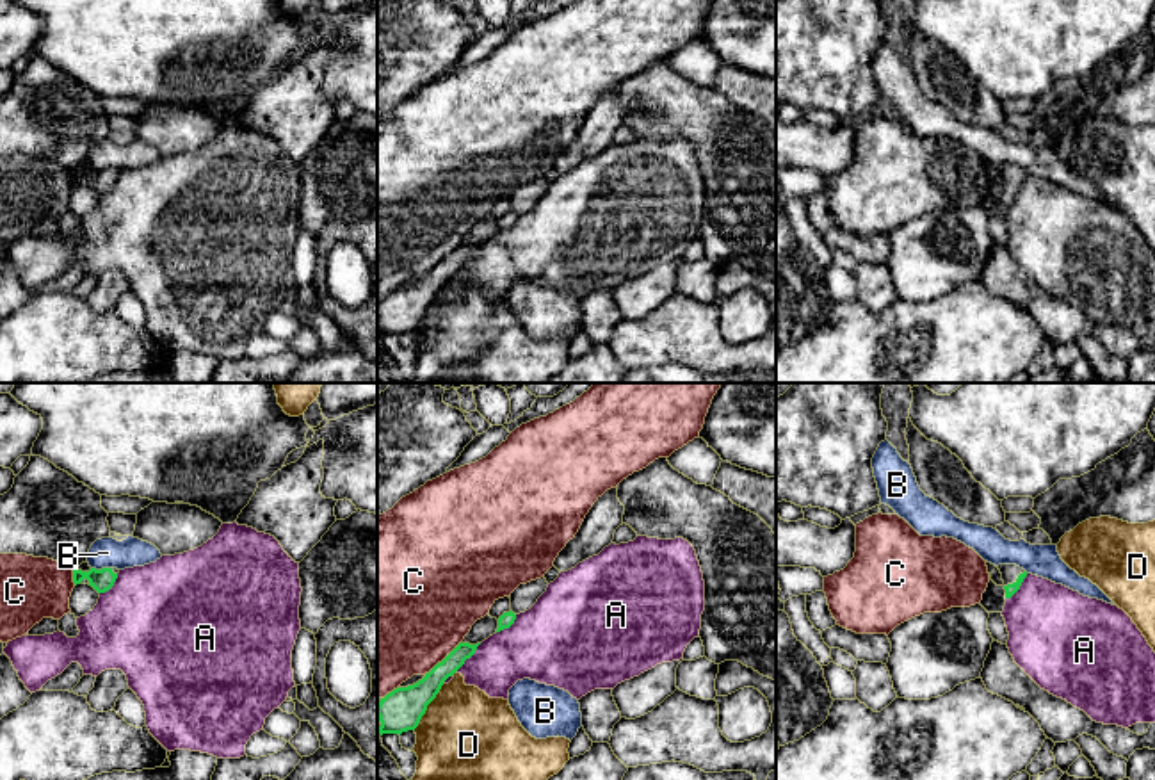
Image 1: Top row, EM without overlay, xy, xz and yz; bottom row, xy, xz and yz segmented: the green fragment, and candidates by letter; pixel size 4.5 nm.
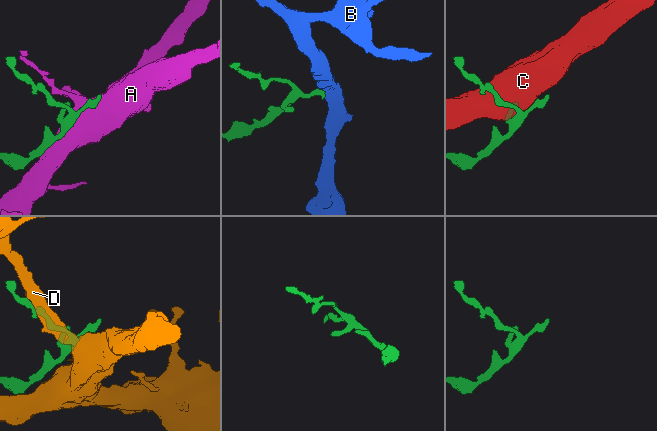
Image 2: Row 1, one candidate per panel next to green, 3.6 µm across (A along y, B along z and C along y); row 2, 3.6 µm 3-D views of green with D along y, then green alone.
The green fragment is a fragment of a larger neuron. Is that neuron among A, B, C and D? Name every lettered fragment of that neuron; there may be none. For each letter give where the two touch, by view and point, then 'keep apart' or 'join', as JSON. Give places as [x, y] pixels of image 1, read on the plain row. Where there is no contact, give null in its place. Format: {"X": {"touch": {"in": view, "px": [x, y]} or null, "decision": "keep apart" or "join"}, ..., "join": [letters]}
{"A": {"touch": {"in": "xz", "px": [461, 266]}, "decision": "keep apart"}, "B": {"touch": {"in": "xy", "px": [102, 170]}, "decision": "keep apart"}, "C": {"touch": {"in": "xz", "px": [444, 260]}, "decision": "keep apart"}, "D": {"touch": {"in": "xz", "px": [426, 308]}, "decision": "keep apart"}, "join": []}

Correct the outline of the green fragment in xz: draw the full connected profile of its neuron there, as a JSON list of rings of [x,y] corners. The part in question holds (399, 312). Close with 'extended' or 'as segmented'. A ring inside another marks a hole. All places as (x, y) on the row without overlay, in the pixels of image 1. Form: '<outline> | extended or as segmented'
[[[459,244],[422,281],[408,288],[397,288],[381,299],[377,305],[379,335],[400,337],[402,333],[415,331],[443,283],[475,255],[479,246]]] | as segmented

